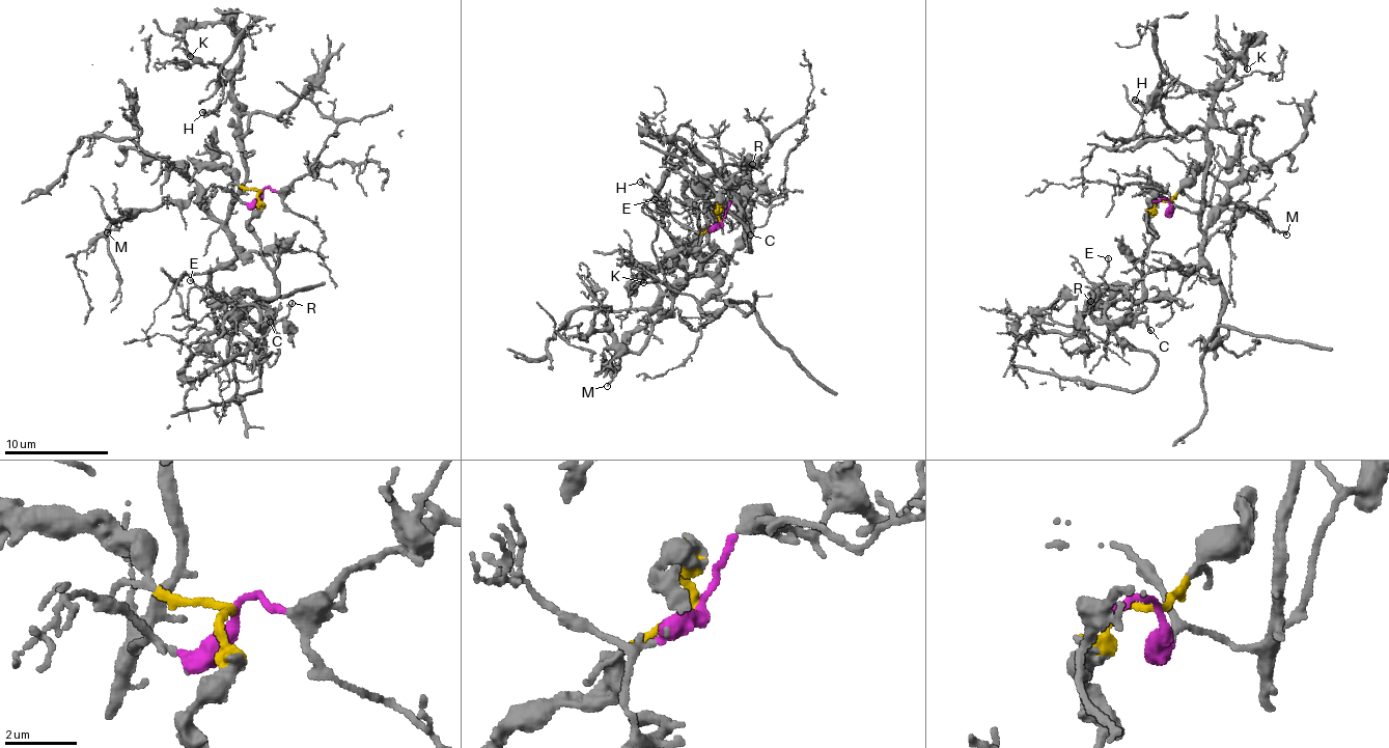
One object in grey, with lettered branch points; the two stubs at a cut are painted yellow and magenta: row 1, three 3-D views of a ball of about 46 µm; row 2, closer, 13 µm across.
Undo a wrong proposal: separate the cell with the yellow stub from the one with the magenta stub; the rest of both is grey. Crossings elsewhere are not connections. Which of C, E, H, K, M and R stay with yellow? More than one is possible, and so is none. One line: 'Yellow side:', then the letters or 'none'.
Yellow side: C, E, R

